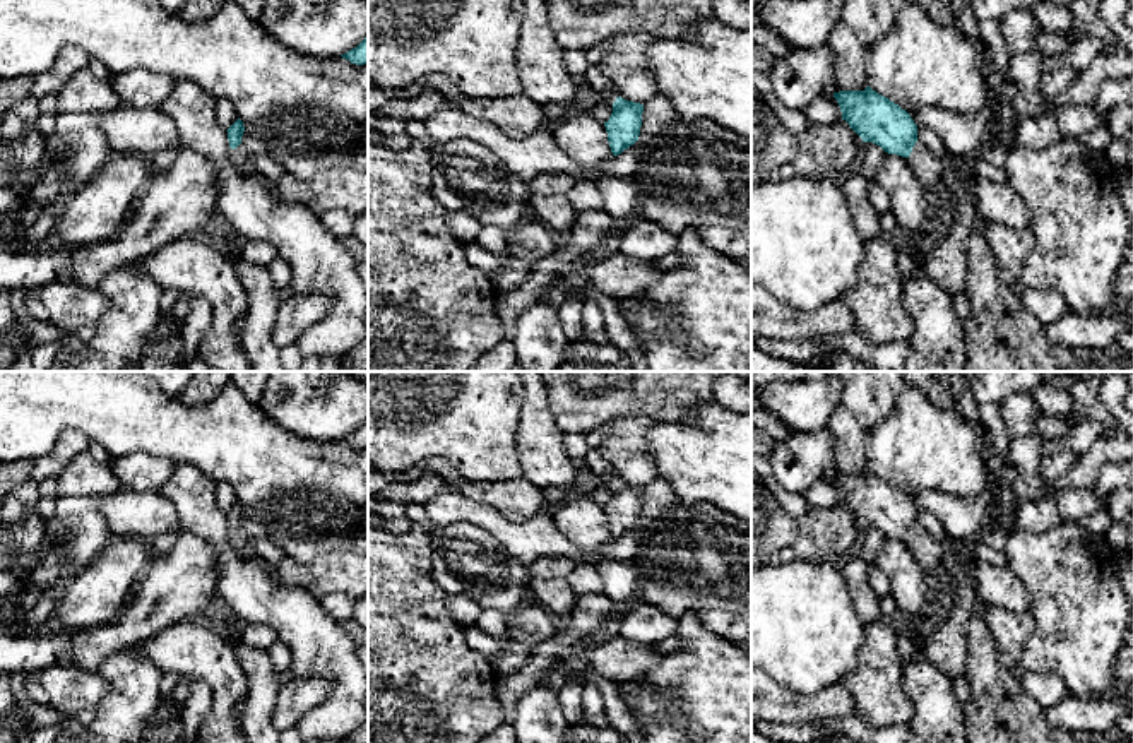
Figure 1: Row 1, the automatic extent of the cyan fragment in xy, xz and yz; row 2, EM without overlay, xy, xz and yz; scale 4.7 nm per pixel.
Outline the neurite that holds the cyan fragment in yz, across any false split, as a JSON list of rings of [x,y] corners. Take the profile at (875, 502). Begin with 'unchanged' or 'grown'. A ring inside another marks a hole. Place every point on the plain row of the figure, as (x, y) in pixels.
grown; [[[869,469],[864,474],[833,476],[842,503],[863,522],[888,538],[902,539],[912,550],[924,577],[946,563],[948,546],[917,526],[911,498]]]

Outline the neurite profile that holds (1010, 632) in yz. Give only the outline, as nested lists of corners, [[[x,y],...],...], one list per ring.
[[[988,606],[984,618],[996,644],[1001,664],[1011,669],[1018,664],[1022,649],[1034,630],[1032,615],[1013,615],[994,606]]]

